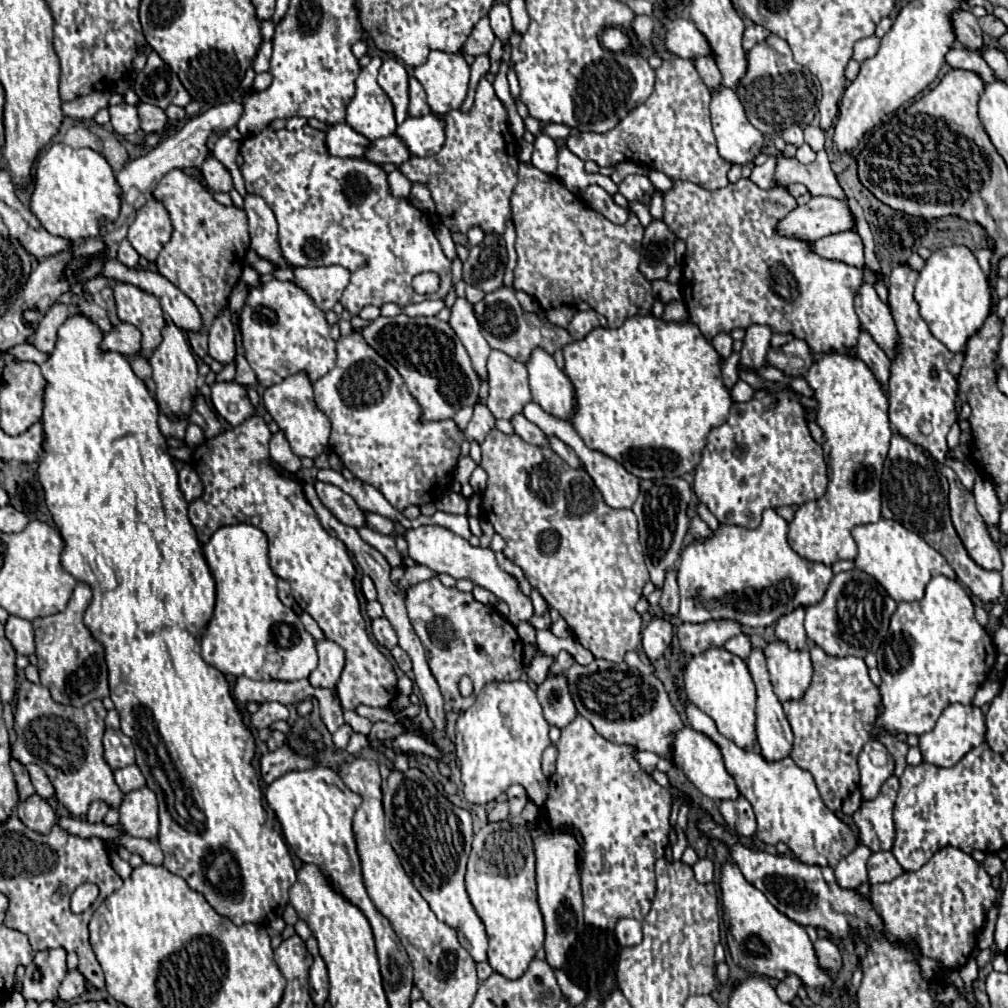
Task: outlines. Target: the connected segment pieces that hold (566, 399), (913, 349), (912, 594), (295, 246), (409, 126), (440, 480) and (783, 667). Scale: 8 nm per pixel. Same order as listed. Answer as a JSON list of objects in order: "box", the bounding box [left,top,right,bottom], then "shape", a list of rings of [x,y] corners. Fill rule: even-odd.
[{"box":[526,347,574,419],"shape":[[[536,347],[526,361],[526,369],[532,399],[546,413],[570,419],[570,411],[574,411],[574,387],[570,387],[570,379],[566,379],[564,371],[558,369],[554,357]]]},{"box":[888,265,977,490],"shape":[[[900,265],[892,271],[888,279],[888,299],[892,307],[892,315],[900,333],[900,347],[902,355],[892,361],[892,377],[890,377],[890,423],[892,427],[912,443],[924,447],[930,451],[940,463],[952,467],[962,481],[962,485],[972,490],[977,476],[977,470],[962,463],[946,459],[948,445],[946,445],[946,433],[952,423],[958,421],[956,413],[956,393],[958,393],[958,381],[952,377],[946,369],[948,361],[952,359],[952,353],[930,333],[924,319],[918,313],[918,305],[914,303],[914,283],[918,279],[916,271],[910,271],[906,265]],[[922,425],[928,425],[928,433],[922,431]]]},{"box":[852,519,956,601],"shape":[[[880,519],[870,525],[856,525],[852,529],[852,537],[858,545],[858,557],[854,559],[856,569],[874,577],[894,601],[918,601],[924,595],[926,583],[934,575],[944,575],[948,579],[956,579],[954,569],[946,563],[946,559],[934,551],[920,535],[908,531],[898,521]]]},{"box":[240,125,452,315],"shape":[[[304,125],[296,131],[274,131],[266,127],[266,131],[244,139],[240,153],[244,163],[240,173],[246,181],[246,191],[254,191],[262,195],[268,207],[274,211],[278,221],[278,243],[282,249],[282,257],[292,267],[314,267],[314,265],[340,265],[350,271],[350,283],[346,287],[346,297],[340,299],[346,311],[358,315],[362,307],[384,303],[396,303],[406,307],[410,303],[420,303],[426,297],[416,295],[410,281],[418,273],[434,271],[440,275],[440,291],[432,295],[432,299],[444,299],[452,287],[450,261],[442,253],[434,231],[428,225],[428,219],[408,201],[390,195],[386,183],[386,171],[376,163],[366,163],[366,159],[344,157],[338,159],[326,151],[322,143],[324,135],[318,129]]]},{"box":[396,113,444,157],"shape":[[[434,113],[426,117],[408,117],[396,127],[396,135],[404,141],[410,155],[432,157],[442,149],[444,143],[442,119]]]},{"box":[314,331,464,511],"shape":[[[358,331],[348,337],[340,337],[336,349],[338,359],[334,369],[314,383],[314,403],[332,423],[328,439],[330,449],[342,459],[344,467],[352,471],[356,479],[376,487],[394,509],[404,511],[410,505],[420,507],[434,503],[452,483],[452,473],[460,457],[460,443],[464,441],[464,433],[458,429],[454,419],[426,421],[418,401],[406,389],[400,373],[386,359],[382,359]]]},{"box":[764,639,812,701],"shape":[[[774,639],[764,647],[768,675],[780,701],[804,695],[812,679],[812,661],[808,651],[792,651],[784,641]]]}]

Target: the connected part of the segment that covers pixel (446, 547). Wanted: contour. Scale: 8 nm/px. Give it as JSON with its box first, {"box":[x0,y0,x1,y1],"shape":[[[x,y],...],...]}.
{"box":[402,525,534,625],"shape":[[[422,525],[416,529],[406,529],[402,533],[402,537],[406,539],[408,547],[410,547],[410,557],[414,561],[418,561],[420,565],[430,567],[436,573],[448,573],[454,579],[462,579],[468,577],[472,579],[476,585],[492,591],[500,601],[506,601],[510,607],[510,615],[508,621],[516,625],[522,621],[528,621],[534,615],[532,609],[532,601],[530,597],[526,597],[518,585],[516,579],[512,575],[508,575],[506,571],[502,571],[496,563],[496,555],[492,549],[484,549],[484,547],[472,547],[466,539],[458,537],[456,533],[440,527],[440,525]]]}

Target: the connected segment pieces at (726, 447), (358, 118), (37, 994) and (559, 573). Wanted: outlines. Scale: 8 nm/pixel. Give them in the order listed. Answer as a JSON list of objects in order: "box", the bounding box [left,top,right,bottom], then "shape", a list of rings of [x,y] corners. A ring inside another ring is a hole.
[{"box":[694,391,826,527],"shape":[[[756,391],[752,401],[734,403],[726,423],[708,435],[708,445],[694,475],[694,493],[720,523],[758,527],[764,509],[820,499],[826,483],[822,447],[806,427],[798,397],[792,391]],[[774,399],[780,399],[780,403],[774,403]]]},{"box":[346,57,396,139],"shape":[[[374,57],[370,65],[362,67],[356,79],[356,93],[346,107],[346,123],[366,139],[388,137],[396,127],[392,101],[376,81],[380,65],[382,59]]]},{"box":[22,949,66,1003],"shape":[[[48,949],[38,951],[34,961],[26,967],[22,981],[24,999],[34,999],[36,1003],[54,1001],[58,987],[66,975],[66,951]]]},{"box":[480,429,648,663],"shape":[[[492,429],[480,447],[480,465],[488,473],[488,485],[482,495],[482,517],[490,521],[494,531],[506,541],[504,555],[524,571],[530,585],[564,617],[582,647],[592,651],[596,659],[620,663],[628,651],[638,647],[642,617],[634,607],[648,581],[636,515],[632,509],[608,507],[590,475],[586,475],[584,469],[574,471],[566,467],[566,461],[550,447],[534,447],[518,435],[504,435],[498,429]]]}]

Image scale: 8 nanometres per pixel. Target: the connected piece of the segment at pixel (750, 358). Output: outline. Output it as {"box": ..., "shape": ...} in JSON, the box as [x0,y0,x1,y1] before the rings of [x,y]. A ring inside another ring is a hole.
{"box":[740,325,772,367],"shape":[[[750,325],[744,335],[744,345],[740,351],[740,363],[746,367],[764,367],[766,351],[770,349],[772,331],[766,325]]]}

